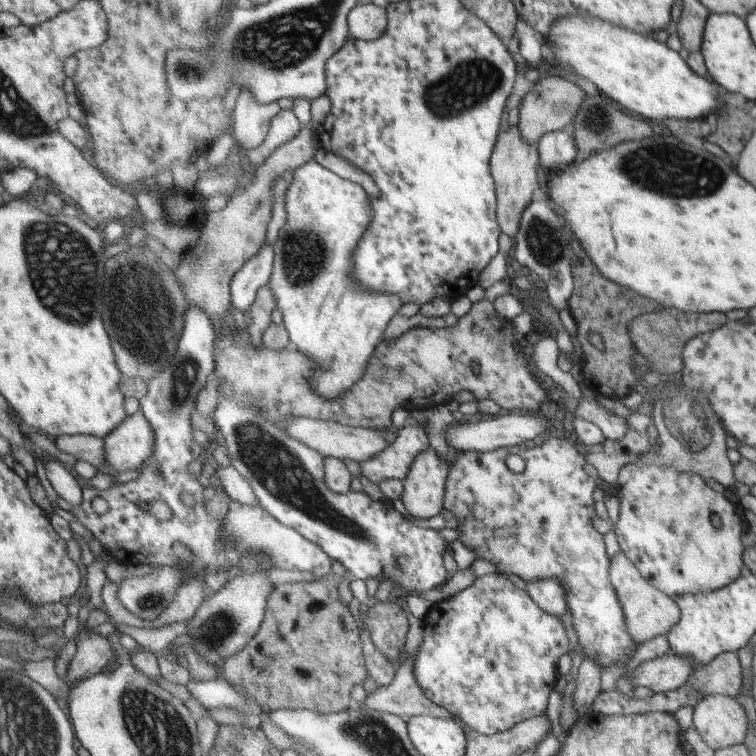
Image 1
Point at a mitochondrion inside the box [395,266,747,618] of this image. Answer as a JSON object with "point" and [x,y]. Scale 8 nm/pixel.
{"point":[693,445]}

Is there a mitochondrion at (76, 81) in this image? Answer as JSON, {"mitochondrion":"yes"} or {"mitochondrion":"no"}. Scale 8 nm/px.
{"mitochondrion":"no"}

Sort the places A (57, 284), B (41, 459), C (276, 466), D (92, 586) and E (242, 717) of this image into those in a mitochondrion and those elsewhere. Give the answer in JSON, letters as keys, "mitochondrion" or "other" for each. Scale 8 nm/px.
{"A":"mitochondrion","B":"other","C":"mitochondrion","D":"other","E":"other"}

